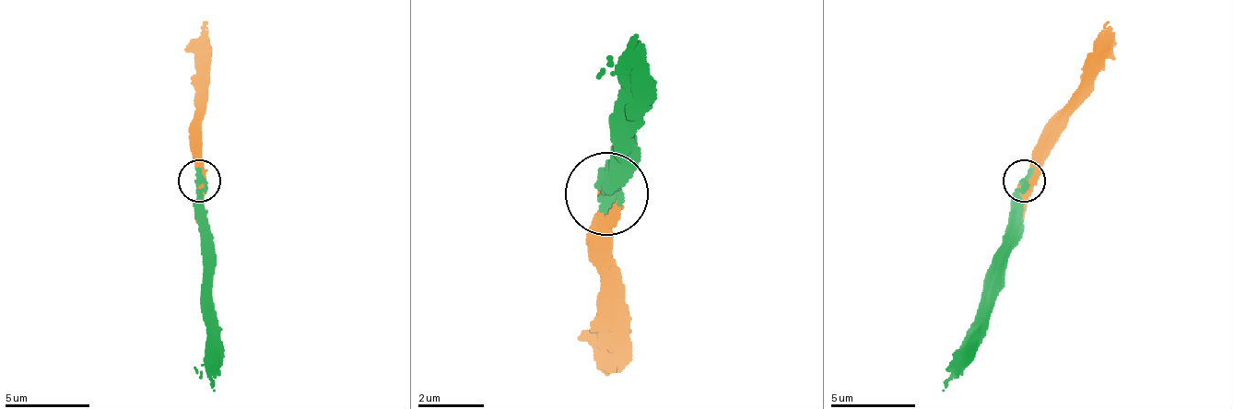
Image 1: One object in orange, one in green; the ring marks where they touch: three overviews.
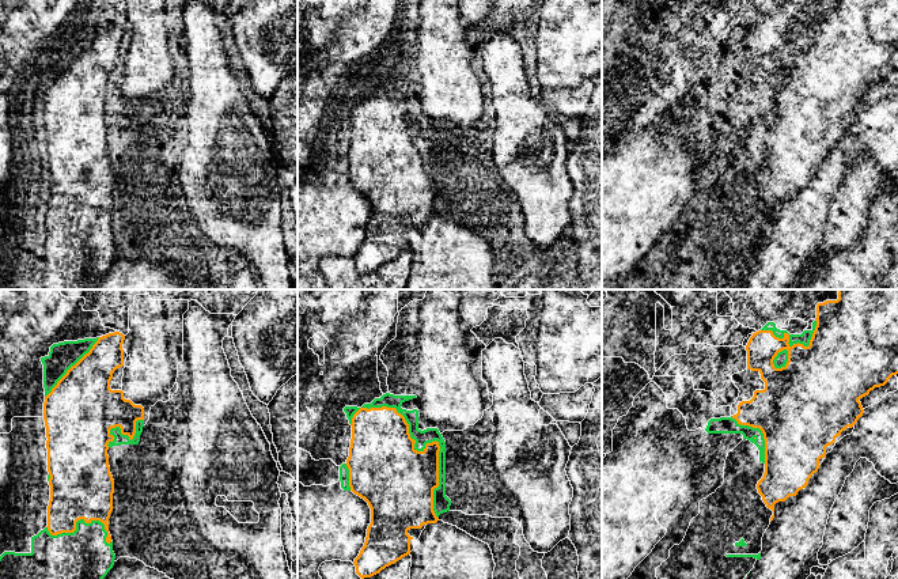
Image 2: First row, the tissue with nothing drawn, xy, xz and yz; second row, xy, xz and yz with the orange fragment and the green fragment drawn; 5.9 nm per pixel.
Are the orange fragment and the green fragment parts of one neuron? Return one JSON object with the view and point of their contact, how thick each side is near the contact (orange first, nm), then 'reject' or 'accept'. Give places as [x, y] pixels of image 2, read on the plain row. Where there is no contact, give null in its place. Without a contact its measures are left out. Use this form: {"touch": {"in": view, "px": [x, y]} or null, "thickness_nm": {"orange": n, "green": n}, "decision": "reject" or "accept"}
{"touch": {"in": "xz", "px": [425, 140]}, "thickness_nm": {"orange": 380, "green": 90}, "decision": "accept"}

